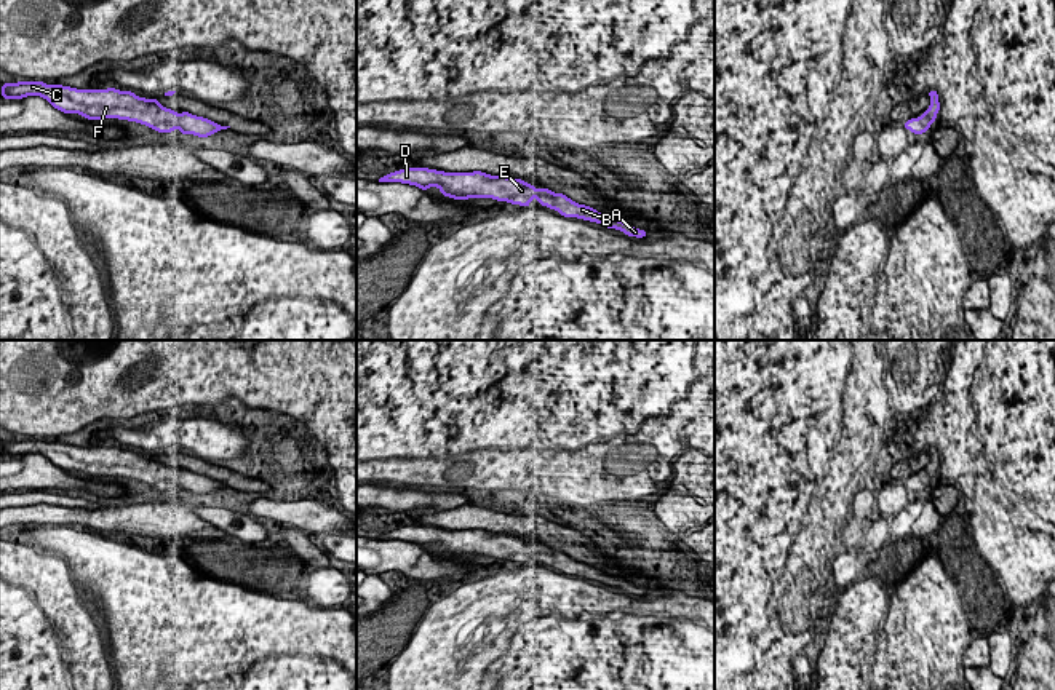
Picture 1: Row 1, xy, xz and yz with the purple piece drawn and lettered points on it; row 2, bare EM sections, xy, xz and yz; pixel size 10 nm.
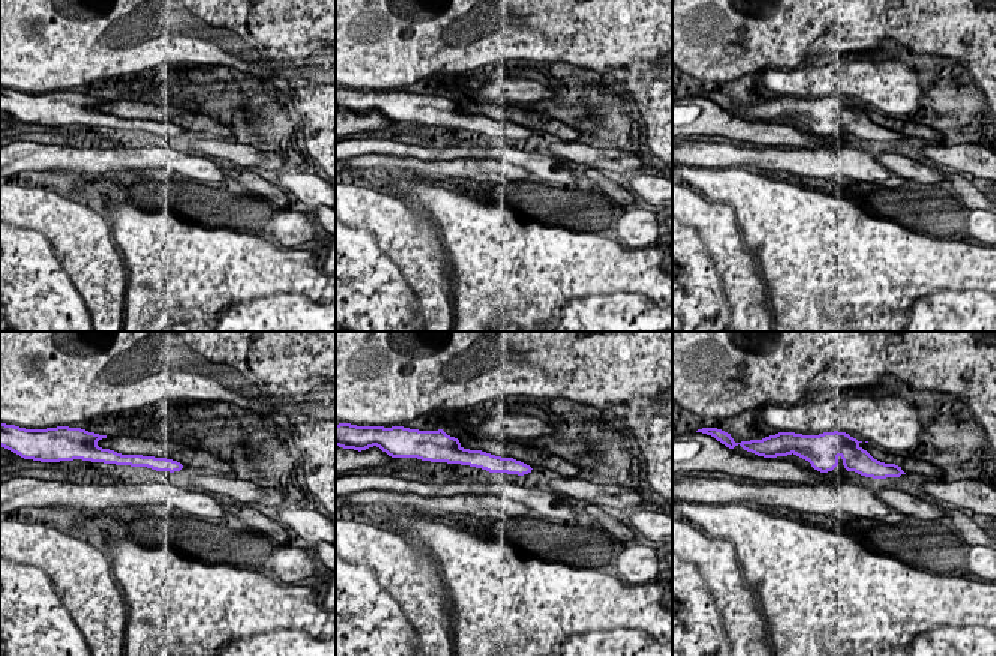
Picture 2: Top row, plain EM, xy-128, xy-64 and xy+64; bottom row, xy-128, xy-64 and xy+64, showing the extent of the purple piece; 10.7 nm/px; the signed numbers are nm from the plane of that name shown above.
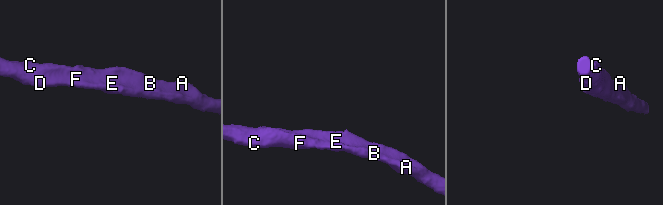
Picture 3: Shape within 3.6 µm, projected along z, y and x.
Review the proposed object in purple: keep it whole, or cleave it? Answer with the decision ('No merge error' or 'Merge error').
No merge error

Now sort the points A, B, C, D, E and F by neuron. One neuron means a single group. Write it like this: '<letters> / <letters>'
A B C D E F

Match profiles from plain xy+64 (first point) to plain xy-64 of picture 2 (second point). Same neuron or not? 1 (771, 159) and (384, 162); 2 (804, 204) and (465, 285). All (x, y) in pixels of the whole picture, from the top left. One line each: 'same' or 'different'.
1: same
2: same

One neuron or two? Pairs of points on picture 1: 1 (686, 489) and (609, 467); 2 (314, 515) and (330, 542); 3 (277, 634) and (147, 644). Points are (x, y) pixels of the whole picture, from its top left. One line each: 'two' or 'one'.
1: two
2: two
3: one

